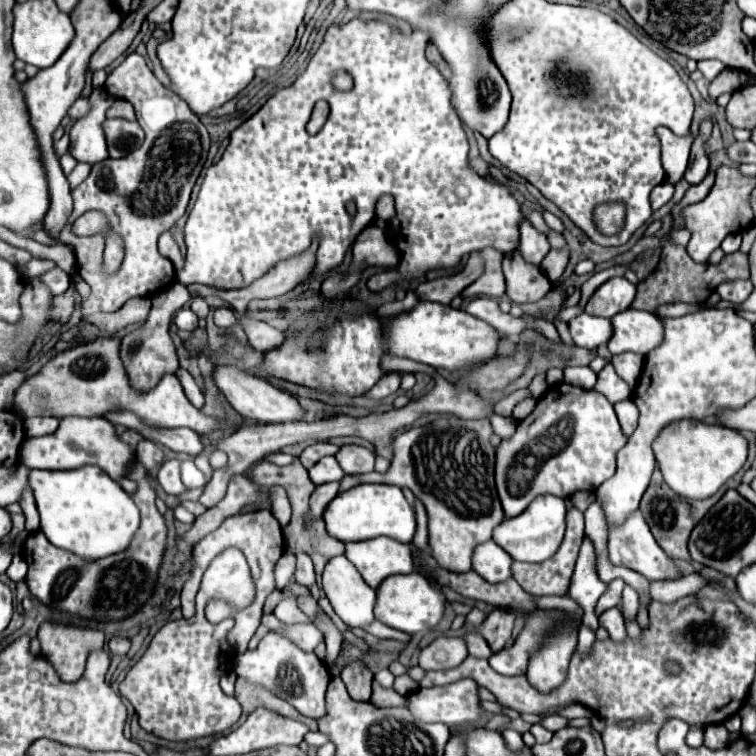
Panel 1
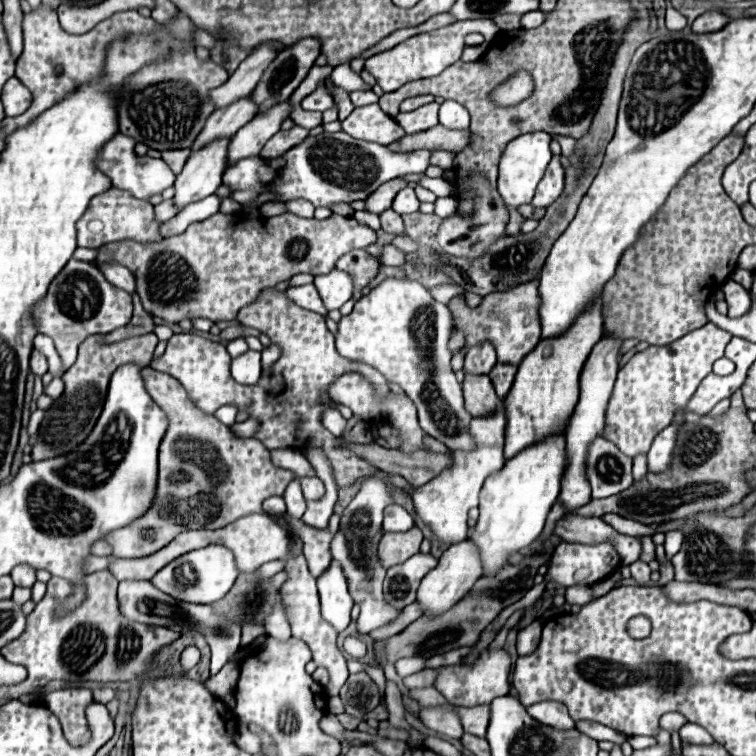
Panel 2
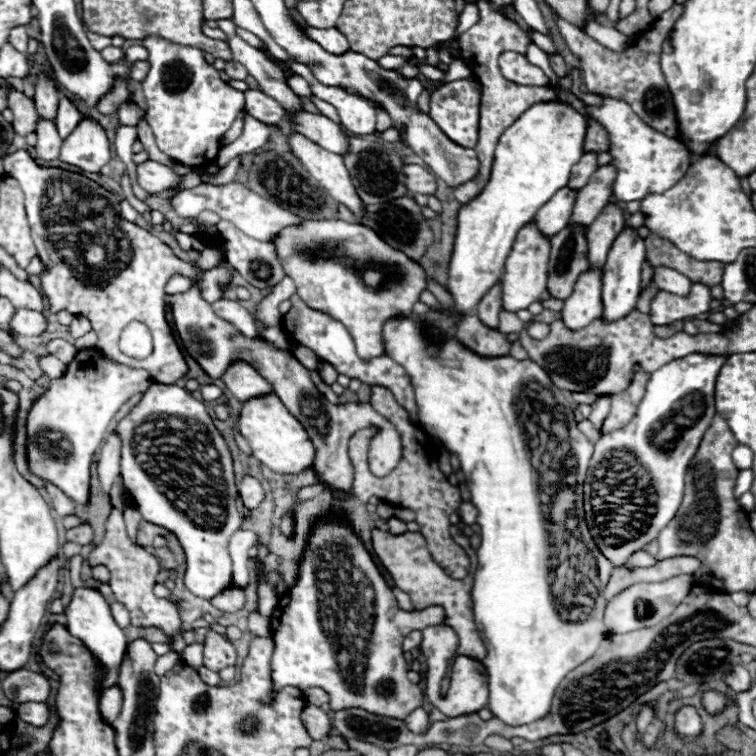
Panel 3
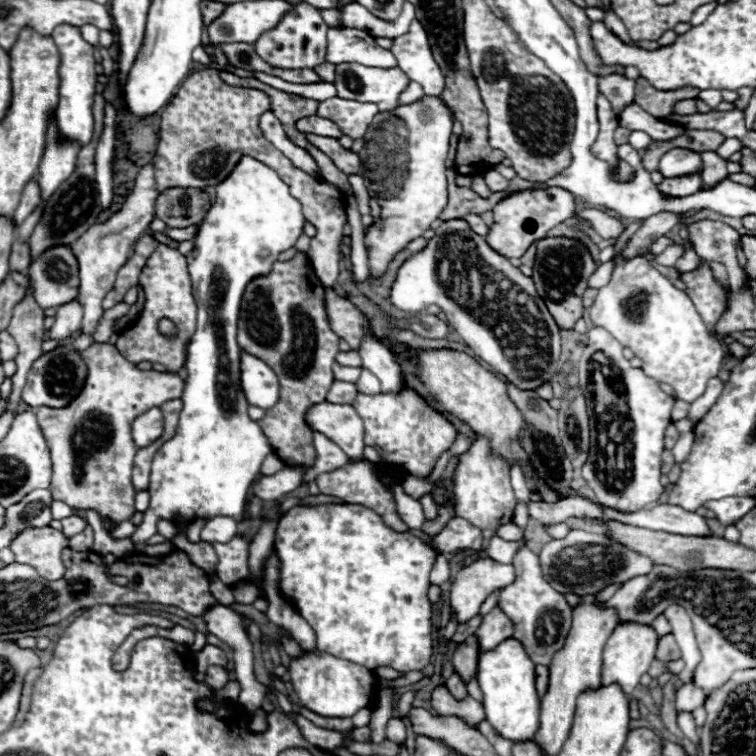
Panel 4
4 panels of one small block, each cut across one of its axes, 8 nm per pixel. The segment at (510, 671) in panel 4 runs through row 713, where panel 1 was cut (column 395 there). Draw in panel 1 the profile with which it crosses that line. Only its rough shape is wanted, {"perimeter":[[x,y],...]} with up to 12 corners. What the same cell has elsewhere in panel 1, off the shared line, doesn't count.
{"perimeter":[[360,484],[324,512],[342,542],[410,544],[414,508],[398,486]]}

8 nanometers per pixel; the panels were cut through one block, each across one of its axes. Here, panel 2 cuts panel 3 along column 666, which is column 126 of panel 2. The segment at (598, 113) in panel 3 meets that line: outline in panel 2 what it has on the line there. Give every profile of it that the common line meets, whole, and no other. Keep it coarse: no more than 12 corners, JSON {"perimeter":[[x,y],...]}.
{"perimeter":[[118,134],[96,164],[114,188],[140,200],[176,176],[160,158],[138,158],[134,140]]}

